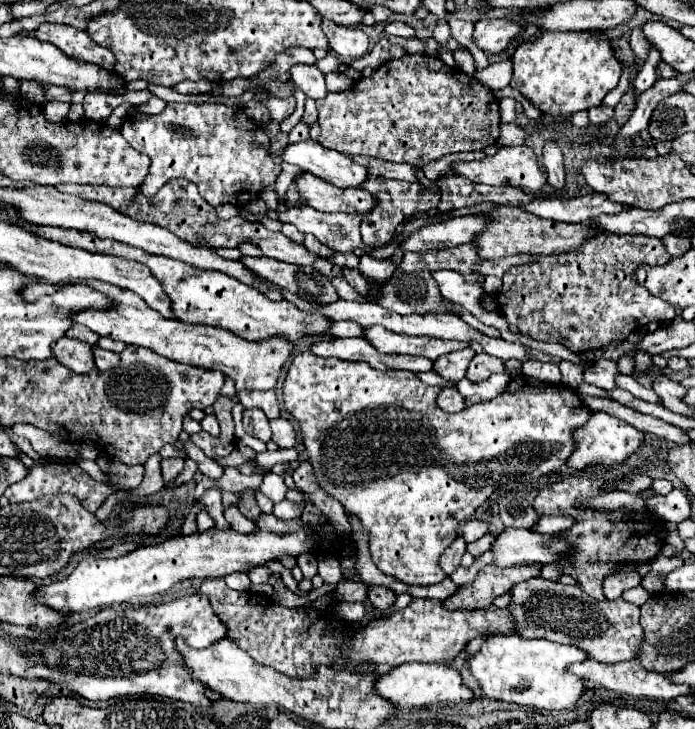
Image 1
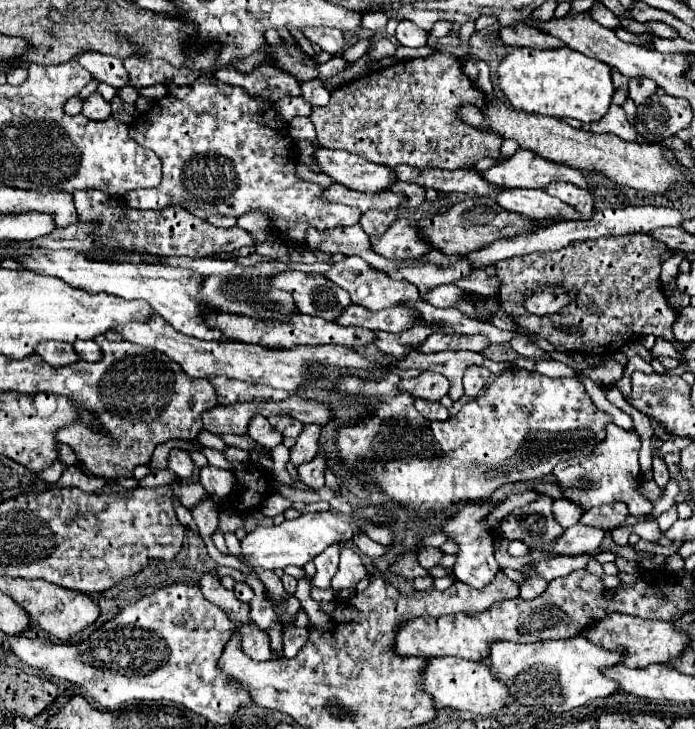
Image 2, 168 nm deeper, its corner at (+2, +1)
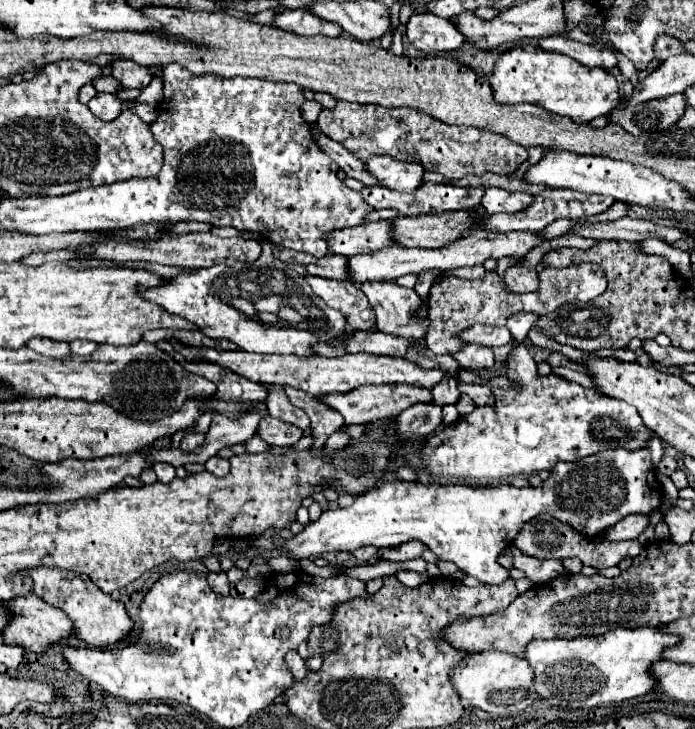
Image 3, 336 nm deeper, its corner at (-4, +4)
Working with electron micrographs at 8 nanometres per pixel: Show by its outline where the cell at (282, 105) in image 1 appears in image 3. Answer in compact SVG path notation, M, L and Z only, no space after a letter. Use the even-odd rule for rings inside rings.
M306 100L306 102L300 106L302 118L304 118L306 122L316 122L320 110L322 110L322 106L320 106L316 100Z

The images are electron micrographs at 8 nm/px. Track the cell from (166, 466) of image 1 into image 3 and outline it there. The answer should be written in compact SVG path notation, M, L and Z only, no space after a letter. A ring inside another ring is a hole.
M190 432L182 438L182 444L180 444L180 450L188 452L188 450L196 450L200 444L204 442L204 434L196 434L196 432Z

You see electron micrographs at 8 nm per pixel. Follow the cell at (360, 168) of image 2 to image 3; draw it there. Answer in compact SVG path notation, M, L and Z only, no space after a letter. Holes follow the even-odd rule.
M372 156L366 162L368 172L388 190L412 192L422 184L424 168L418 162L400 162L390 156Z

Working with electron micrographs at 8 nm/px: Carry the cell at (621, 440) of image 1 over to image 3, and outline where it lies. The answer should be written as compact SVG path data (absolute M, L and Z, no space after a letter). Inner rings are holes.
M648 448L644 450L612 450L602 460L578 460L578 462L558 462L550 478L540 488L516 488L510 484L492 486L492 488L472 488L460 484L416 484L416 482L384 482L382 486L356 496L354 504L348 508L326 510L318 520L310 520L300 534L294 534L290 540L284 540L284 552L294 560L318 558L328 552L348 550L354 552L362 546L390 548L400 546L408 540L424 542L440 560L454 562L464 574L478 578L482 584L500 584L508 578L508 570L498 562L500 552L512 546L520 524L528 522L538 514L552 514L554 518L570 524L586 536L602 534L608 526L616 524L628 514L650 514L658 510L664 494L662 486L656 480L654 466L650 462Z

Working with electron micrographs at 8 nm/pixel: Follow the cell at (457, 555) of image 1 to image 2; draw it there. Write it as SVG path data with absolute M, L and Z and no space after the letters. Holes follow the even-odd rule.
M422 547L422 549L418 551L418 563L420 563L424 569L430 569L430 567L438 565L440 557L442 557L442 551L436 549L436 547Z

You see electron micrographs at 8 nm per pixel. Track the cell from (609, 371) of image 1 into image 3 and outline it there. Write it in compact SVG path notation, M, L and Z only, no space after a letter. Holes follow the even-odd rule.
M524 312L512 314L506 322L506 328L520 342L510 354L506 376L510 384L518 384L520 388L496 388L492 406L476 408L472 414L460 416L456 424L444 426L440 432L424 438L418 452L422 468L430 476L490 484L512 474L552 470L556 460L574 462L608 448L634 450L646 446L650 430L640 422L640 414L636 414L634 406L628 406L618 398L604 398L604 394L586 390L556 374L538 374L534 358L522 344L536 322L536 314ZM574 394L578 398L574 398ZM572 400L578 400L578 404L572 404Z

